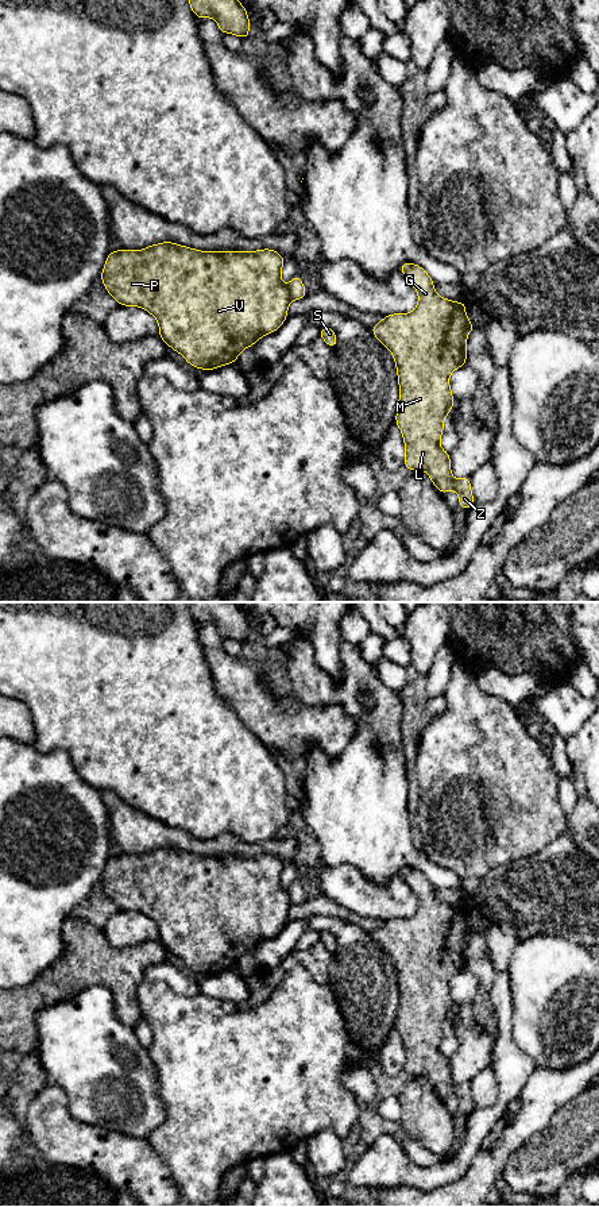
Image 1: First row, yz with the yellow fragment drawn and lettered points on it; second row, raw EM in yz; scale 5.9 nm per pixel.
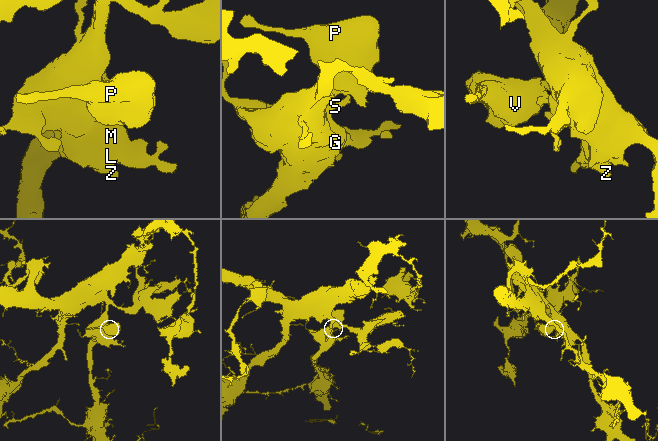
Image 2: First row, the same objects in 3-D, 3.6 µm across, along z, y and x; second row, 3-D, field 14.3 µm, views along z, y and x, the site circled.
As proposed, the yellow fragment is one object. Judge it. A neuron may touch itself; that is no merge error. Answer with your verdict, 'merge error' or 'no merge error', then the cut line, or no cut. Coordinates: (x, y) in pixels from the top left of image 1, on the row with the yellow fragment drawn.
merge error; cut in yz along (288, 285), (293, 299)

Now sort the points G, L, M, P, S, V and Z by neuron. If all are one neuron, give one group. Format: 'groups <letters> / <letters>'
groups G L M S Z / P V

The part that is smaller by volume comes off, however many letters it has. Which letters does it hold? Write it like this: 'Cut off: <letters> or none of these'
Cut off: P, V

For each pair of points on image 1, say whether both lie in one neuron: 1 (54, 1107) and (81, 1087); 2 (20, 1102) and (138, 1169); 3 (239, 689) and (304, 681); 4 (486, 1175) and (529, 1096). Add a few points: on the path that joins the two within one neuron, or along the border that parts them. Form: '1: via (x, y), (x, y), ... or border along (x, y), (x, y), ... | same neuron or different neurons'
1: border along (49, 1082), (64, 1091), (69, 1113), (85, 1123) | different neurons
2: border along (49, 1083), (33, 1099), (24, 1114) | different neurons
3: border along (296, 693), (308, 705), (325, 705) | different neurons
4: via (498, 1156), (528, 1122), (528, 1115) | same neuron

